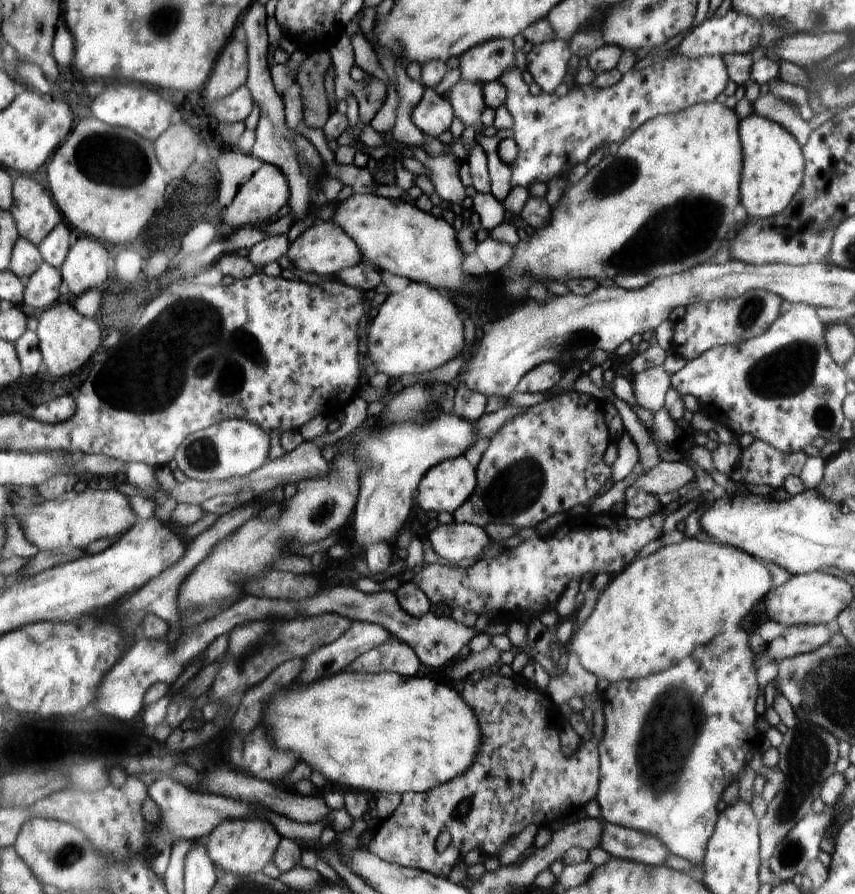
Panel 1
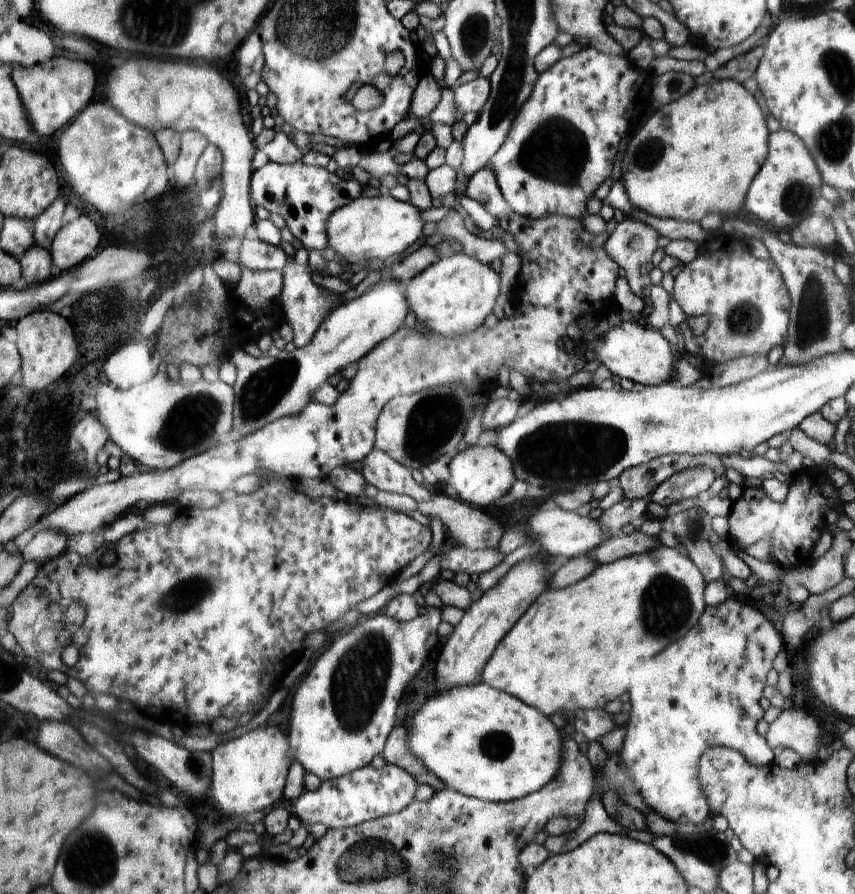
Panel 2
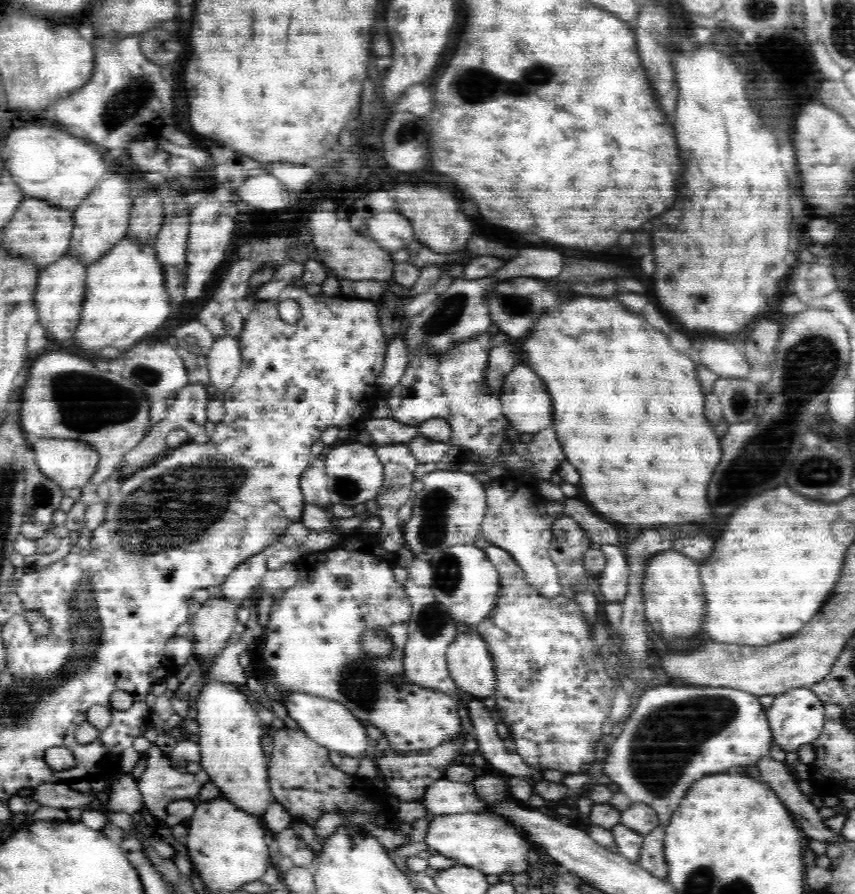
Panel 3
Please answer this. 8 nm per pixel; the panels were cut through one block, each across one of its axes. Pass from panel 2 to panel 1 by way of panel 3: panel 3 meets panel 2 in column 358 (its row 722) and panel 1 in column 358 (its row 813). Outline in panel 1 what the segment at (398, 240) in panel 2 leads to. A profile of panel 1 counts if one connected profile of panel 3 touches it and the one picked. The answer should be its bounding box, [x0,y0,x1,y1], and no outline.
[287,221,360,276]

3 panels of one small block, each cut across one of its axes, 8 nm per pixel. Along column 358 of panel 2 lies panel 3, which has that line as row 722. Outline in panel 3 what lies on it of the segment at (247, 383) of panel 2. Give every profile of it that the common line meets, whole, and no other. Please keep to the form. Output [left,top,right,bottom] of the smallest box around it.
[283,694,368,758]

